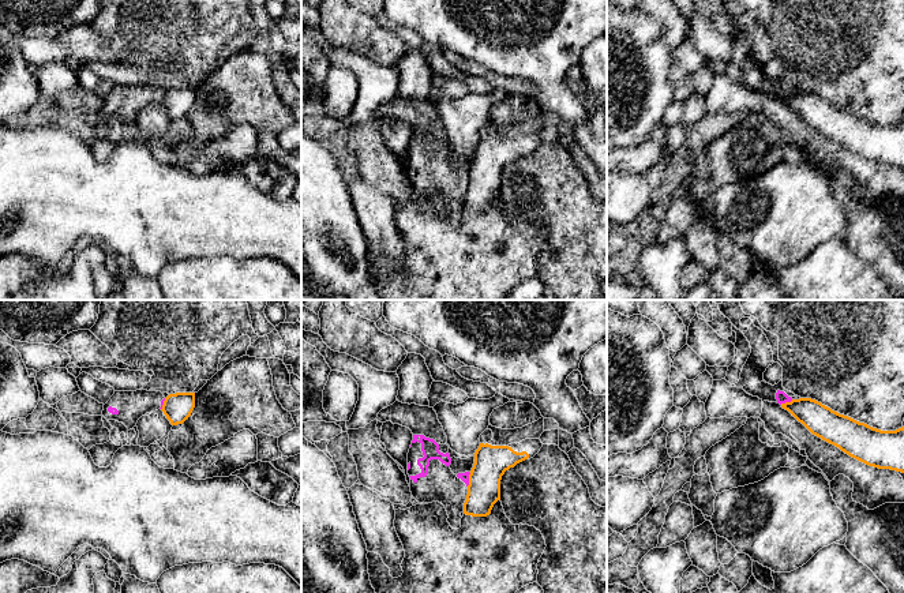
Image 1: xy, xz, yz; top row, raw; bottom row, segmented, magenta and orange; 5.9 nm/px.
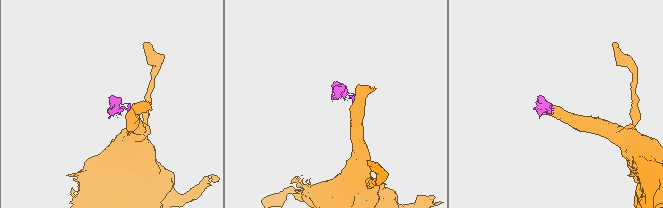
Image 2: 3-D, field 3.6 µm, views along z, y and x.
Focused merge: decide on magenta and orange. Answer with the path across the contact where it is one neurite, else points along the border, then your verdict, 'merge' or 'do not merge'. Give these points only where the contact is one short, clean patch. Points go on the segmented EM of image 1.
along yz (792, 400), (780, 404) | do not merge

